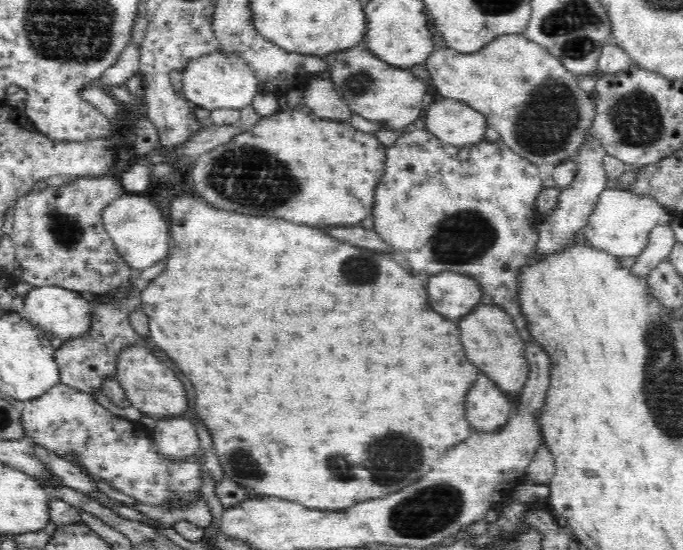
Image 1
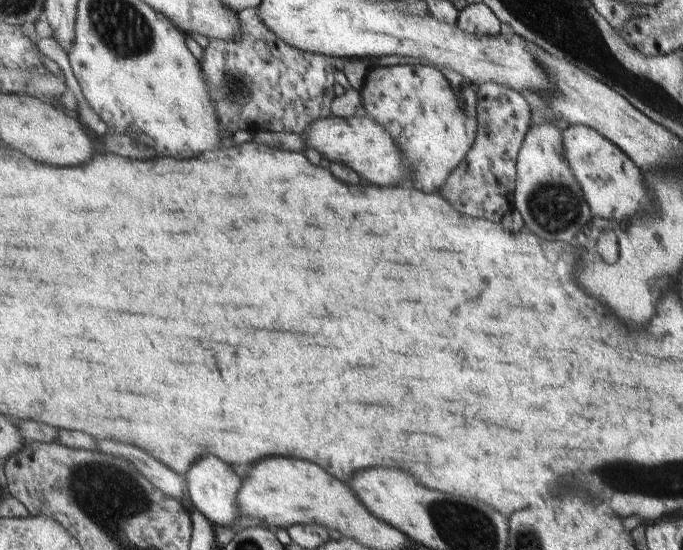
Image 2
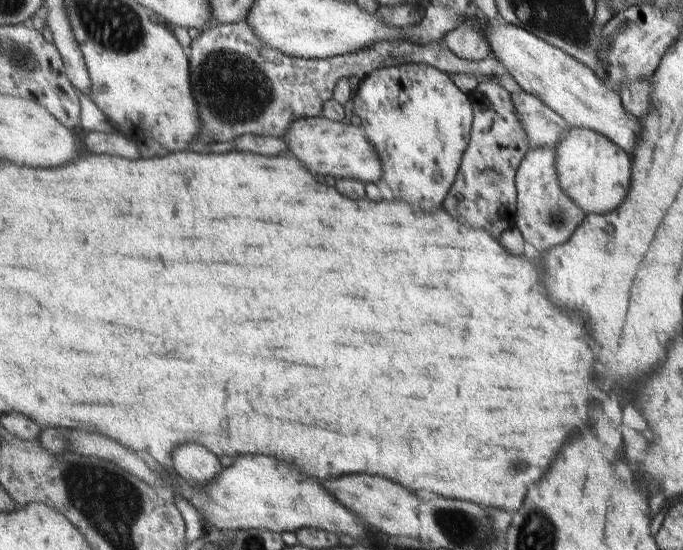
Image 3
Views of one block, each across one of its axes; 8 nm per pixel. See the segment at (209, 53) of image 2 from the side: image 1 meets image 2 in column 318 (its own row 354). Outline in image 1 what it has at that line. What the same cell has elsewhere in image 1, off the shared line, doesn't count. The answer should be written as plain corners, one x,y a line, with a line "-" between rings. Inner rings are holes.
132,294
110,301
96,301
91,308
88,330
55,350
54,358
59,368
60,383
84,394
94,394
103,388
106,380
117,376
117,360
124,348
137,344
137,336
130,324
130,312
139,309
140,300

